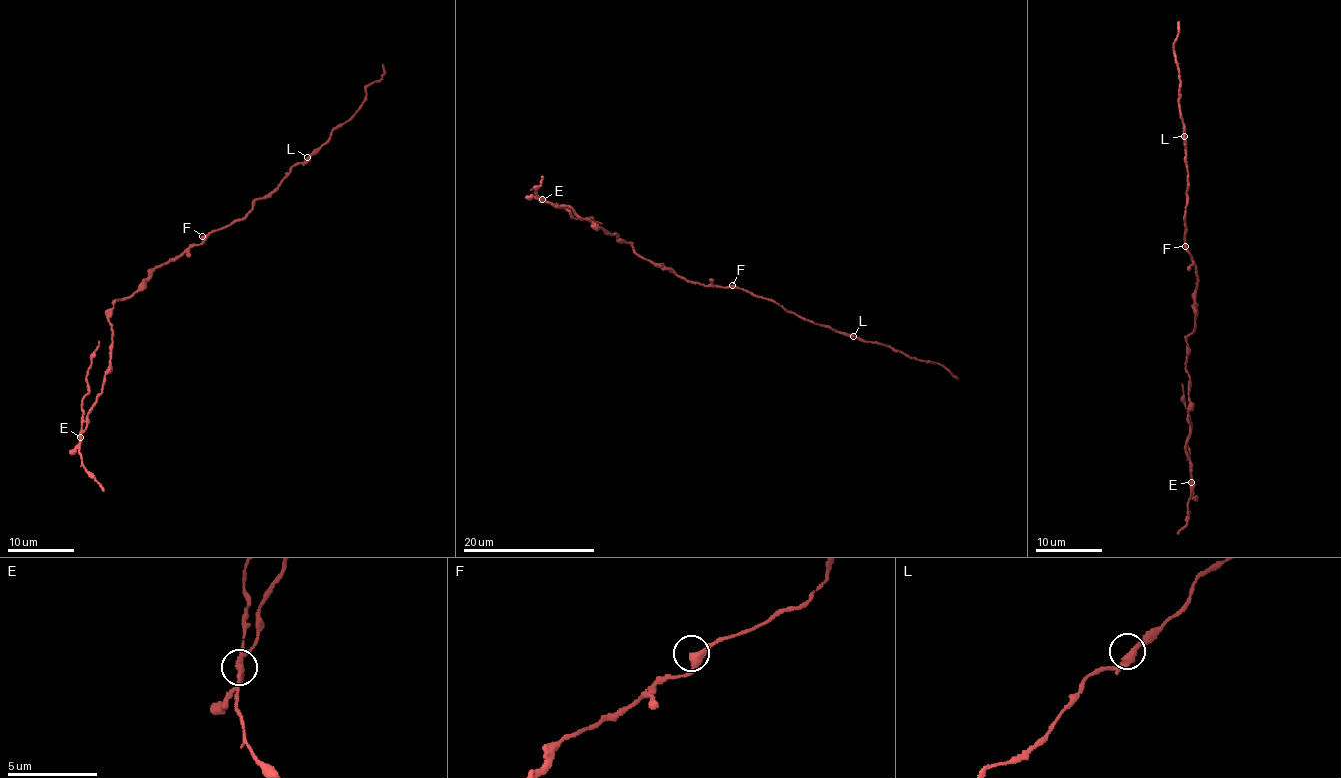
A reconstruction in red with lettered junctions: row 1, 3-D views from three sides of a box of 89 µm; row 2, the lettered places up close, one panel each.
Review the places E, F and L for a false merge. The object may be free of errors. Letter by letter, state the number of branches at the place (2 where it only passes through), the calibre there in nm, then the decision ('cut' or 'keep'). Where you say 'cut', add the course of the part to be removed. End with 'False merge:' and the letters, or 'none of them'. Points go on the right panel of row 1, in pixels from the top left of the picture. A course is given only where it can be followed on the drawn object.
E: branches 3; calibre 280 nm; cut; course (1191, 482), (1190, 419), (1184, 401), (1183, 383)
F: branches 2; calibre 340 nm; keep
L: branches 3; calibre 280 nm; keep
False merge: E

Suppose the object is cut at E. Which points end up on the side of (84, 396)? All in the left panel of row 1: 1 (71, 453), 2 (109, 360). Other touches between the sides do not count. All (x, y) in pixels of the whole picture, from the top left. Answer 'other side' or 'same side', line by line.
1: other side
2: other side

